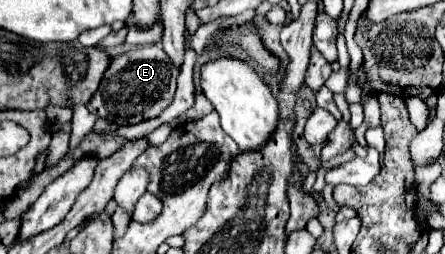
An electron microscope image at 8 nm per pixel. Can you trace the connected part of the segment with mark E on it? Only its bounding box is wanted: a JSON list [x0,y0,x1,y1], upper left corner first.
[86,46,178,124]

